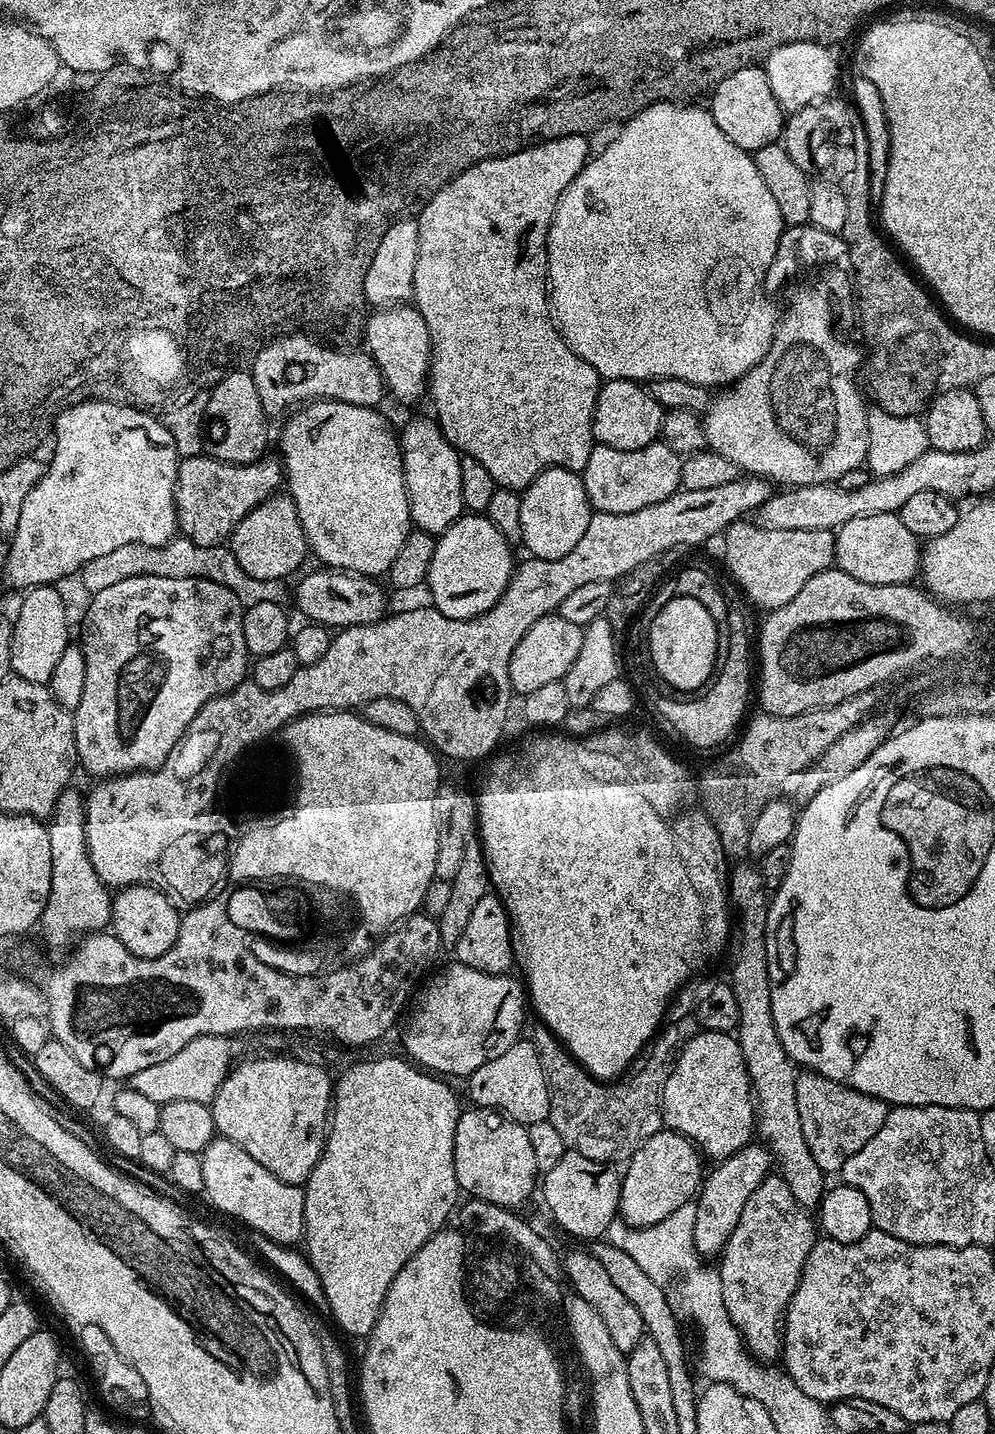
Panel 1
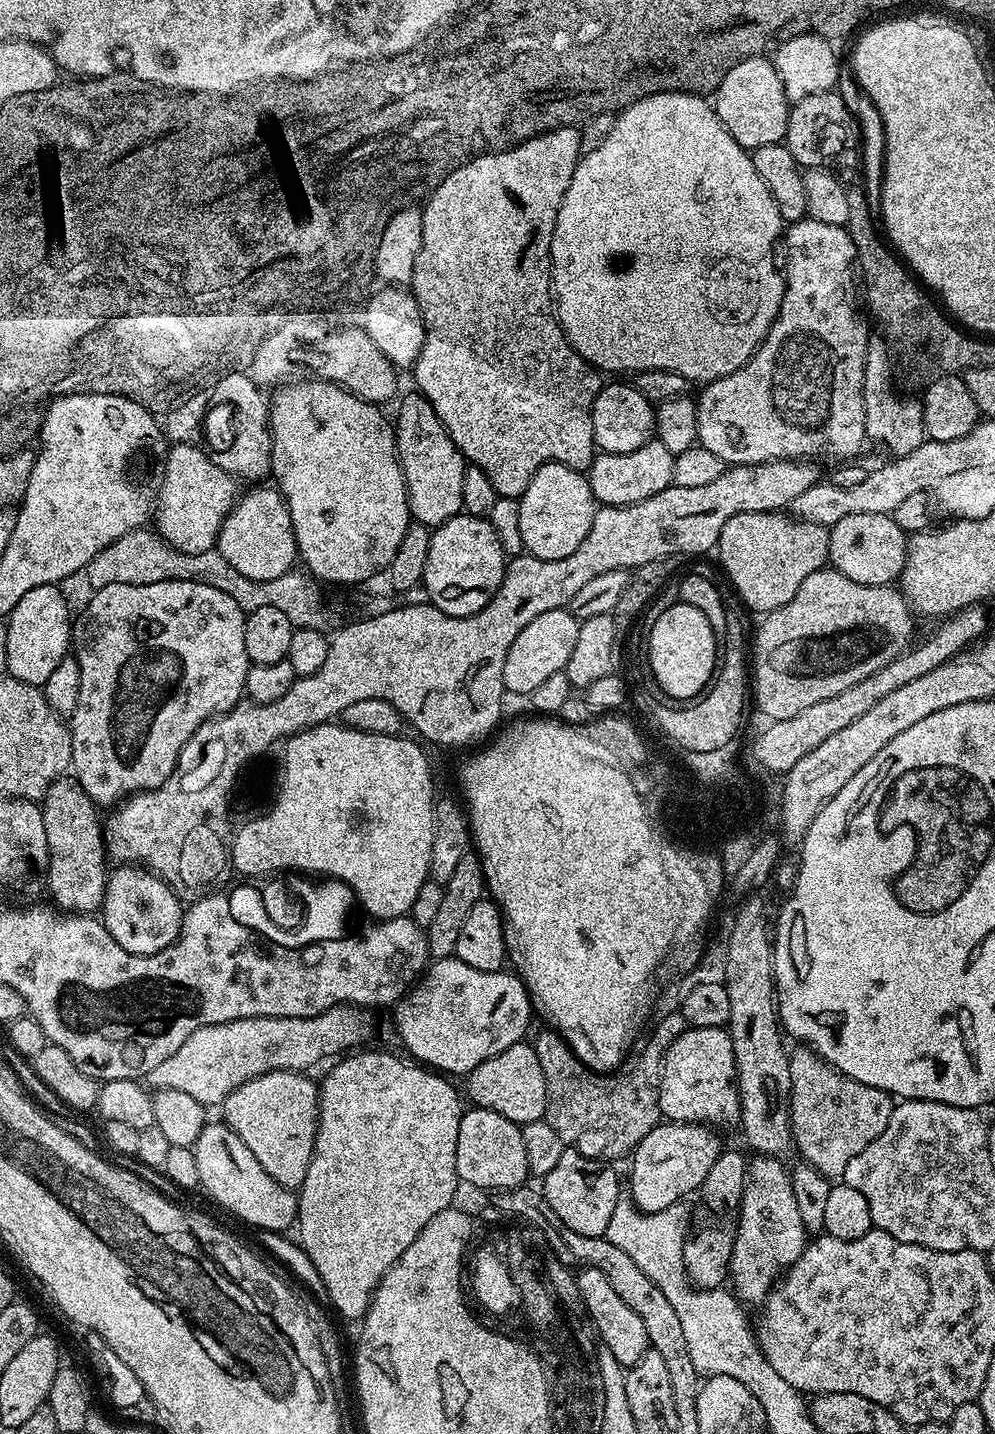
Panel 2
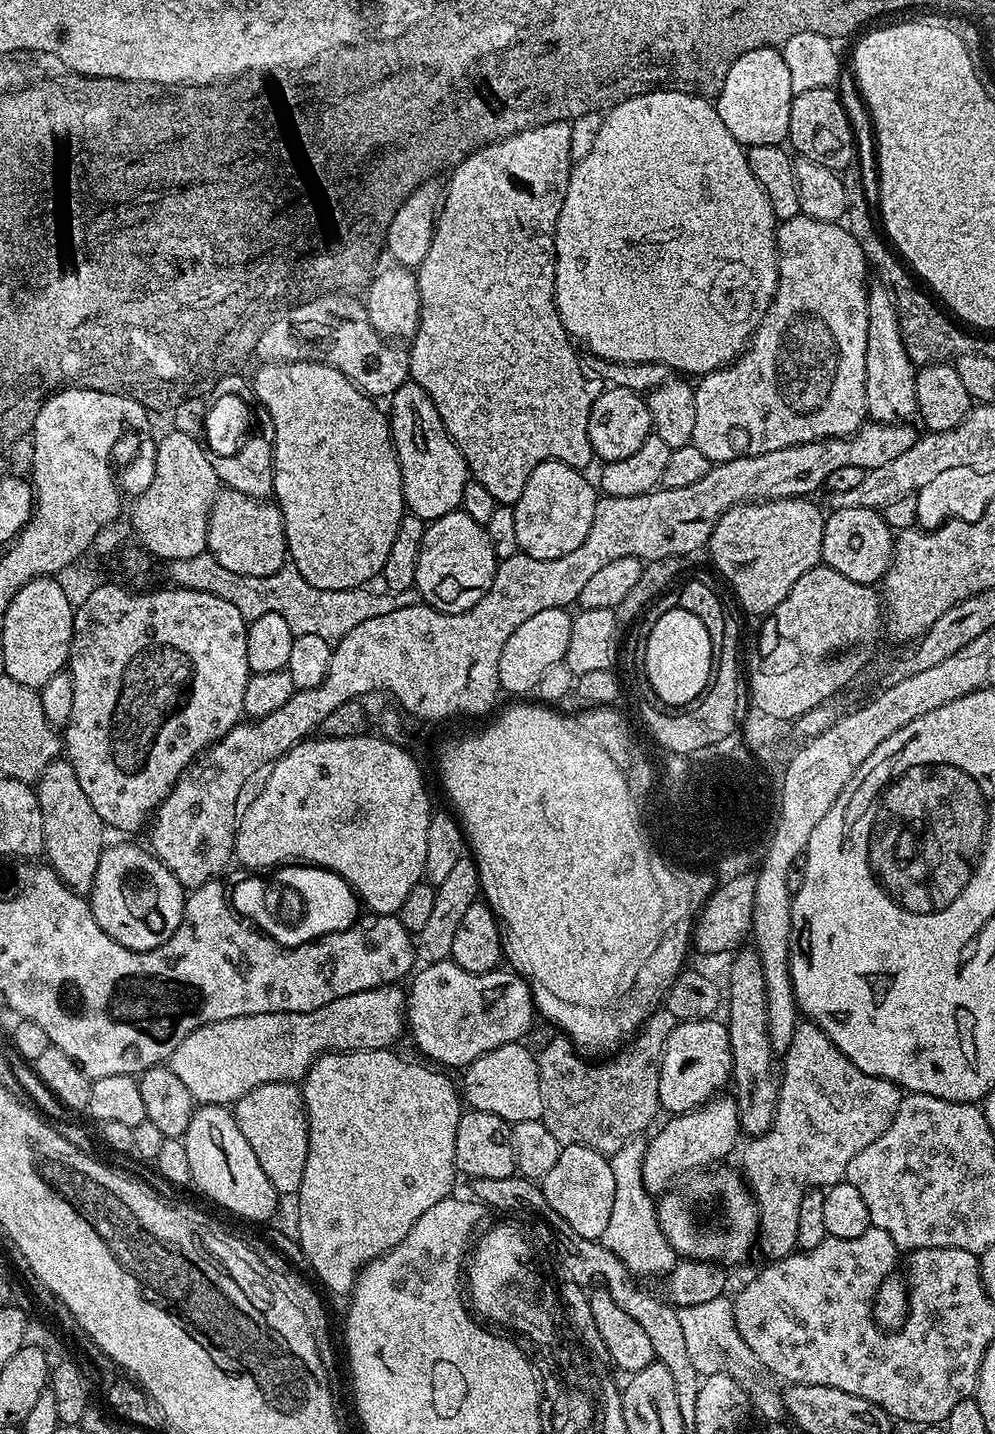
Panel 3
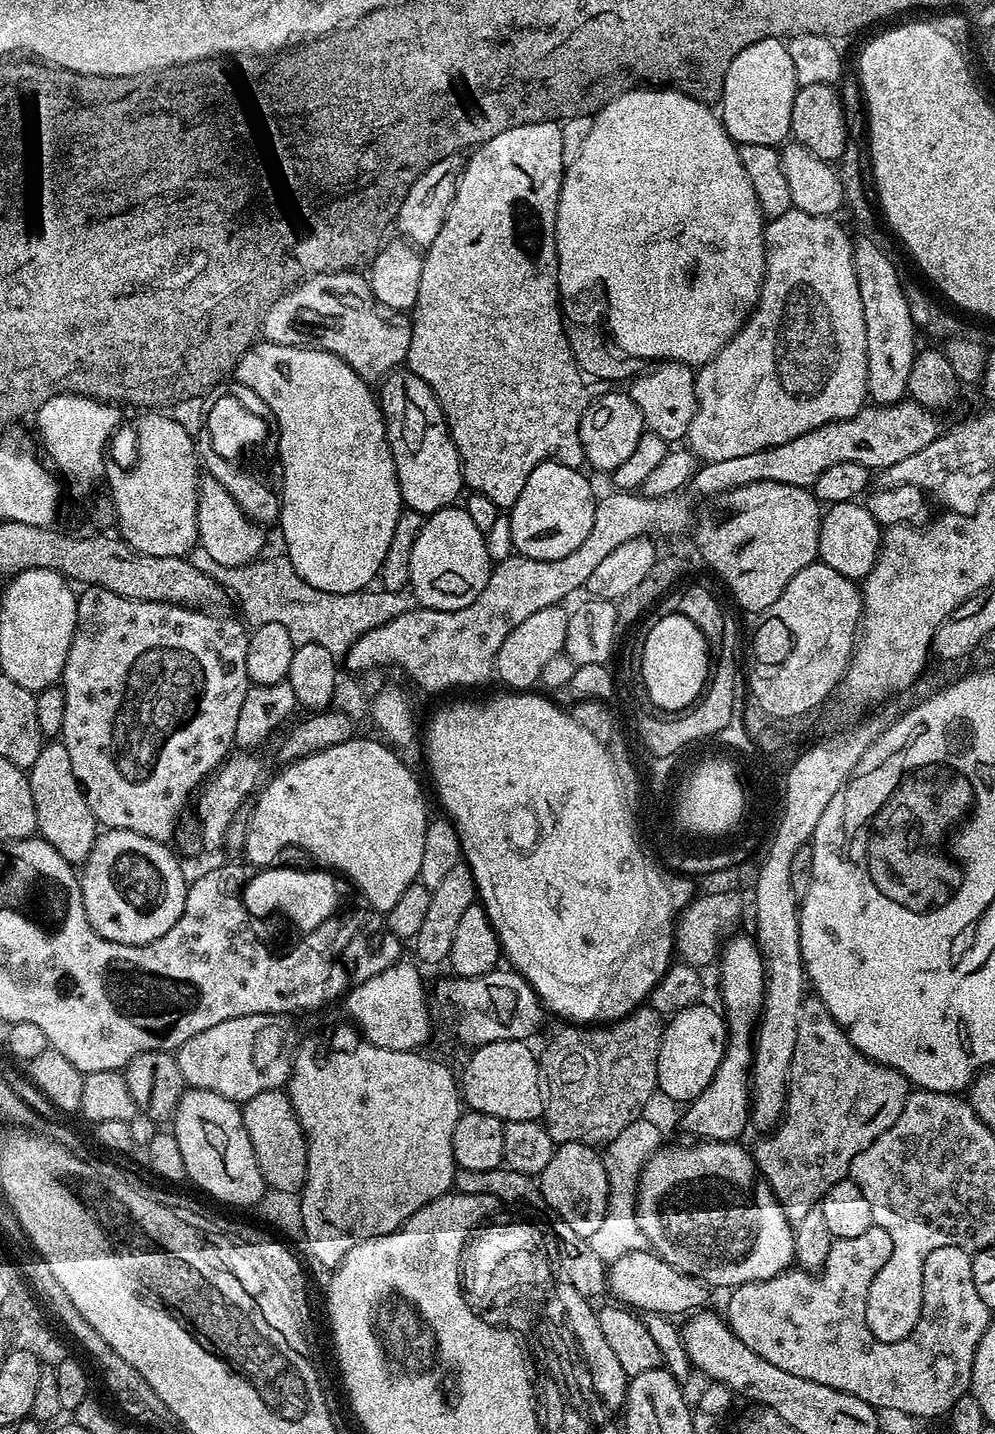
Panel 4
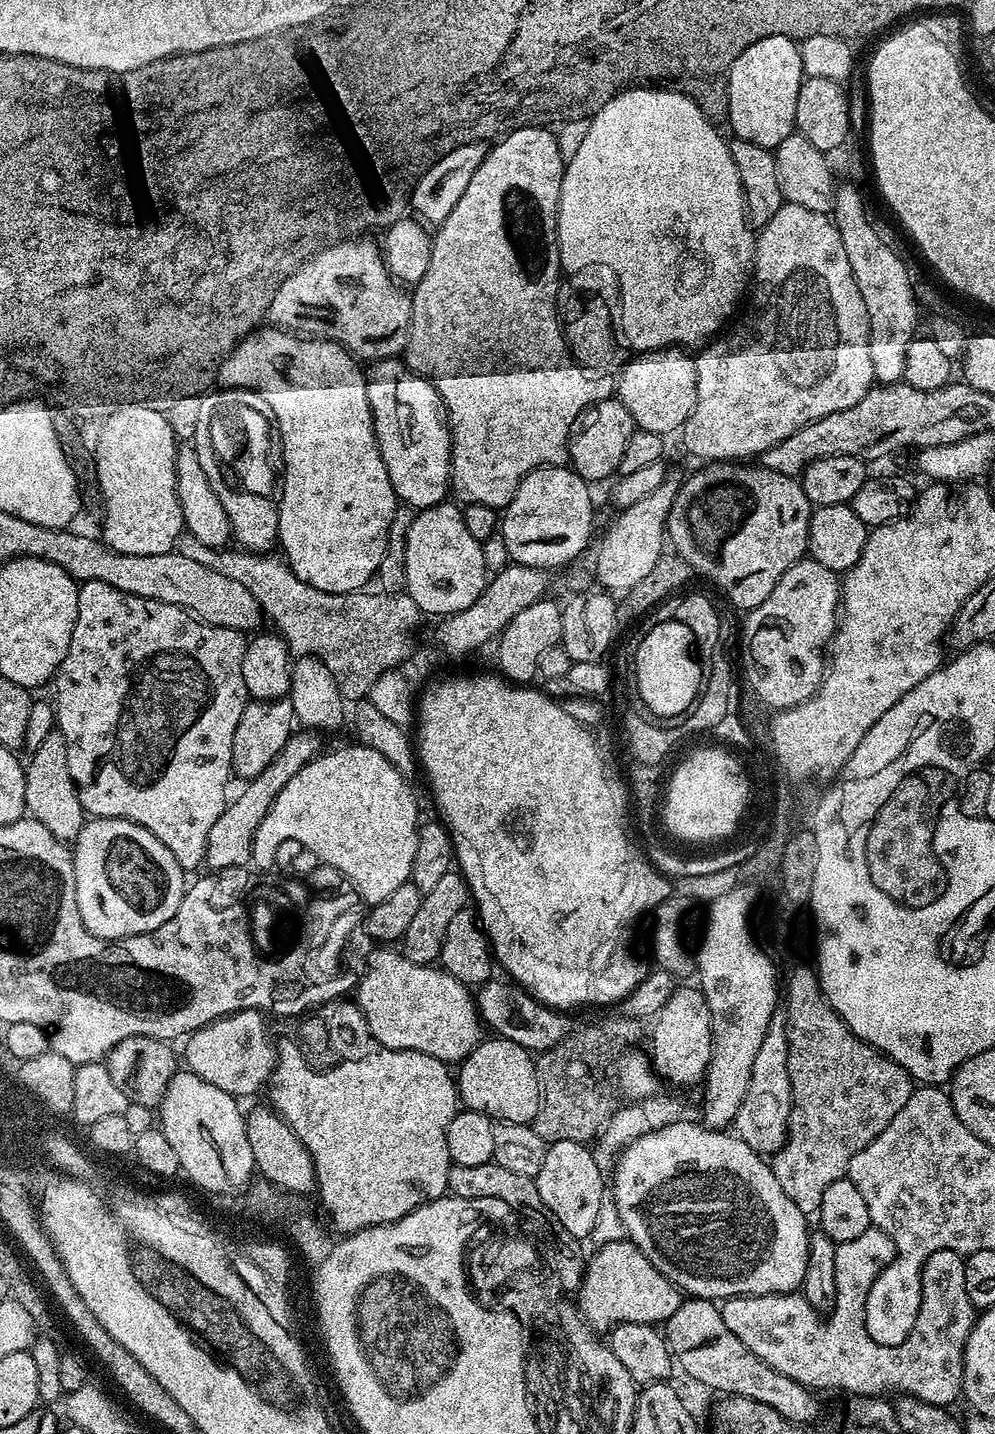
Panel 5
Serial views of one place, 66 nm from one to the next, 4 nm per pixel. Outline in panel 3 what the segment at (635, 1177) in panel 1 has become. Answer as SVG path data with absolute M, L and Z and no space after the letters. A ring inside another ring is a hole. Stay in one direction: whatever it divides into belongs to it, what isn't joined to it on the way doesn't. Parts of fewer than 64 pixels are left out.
M717 1094L699 1108L673 1115L657 1130L656 1137L647 1141L648 1149L642 1162L642 1182L646 1190L649 1194L663 1194L681 1178L723 1161L720 1159L731 1154L739 1136L742 1136L740 1115L736 1097L731 1094Z

